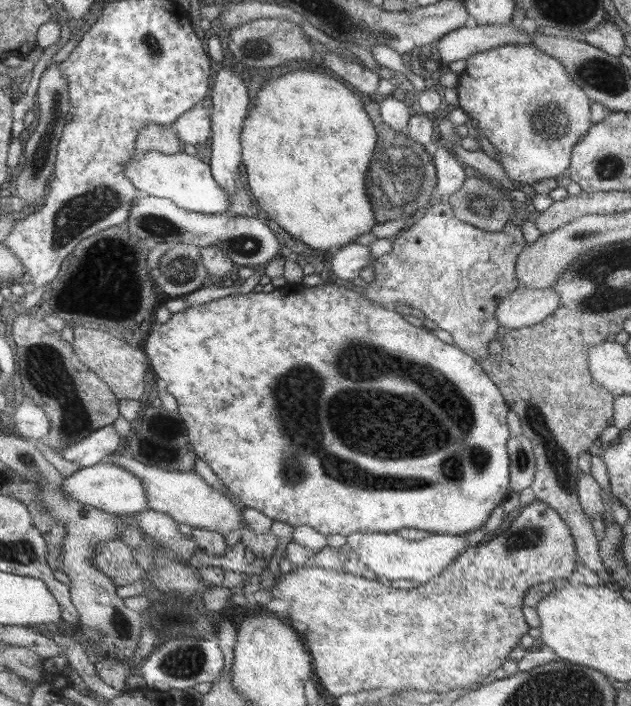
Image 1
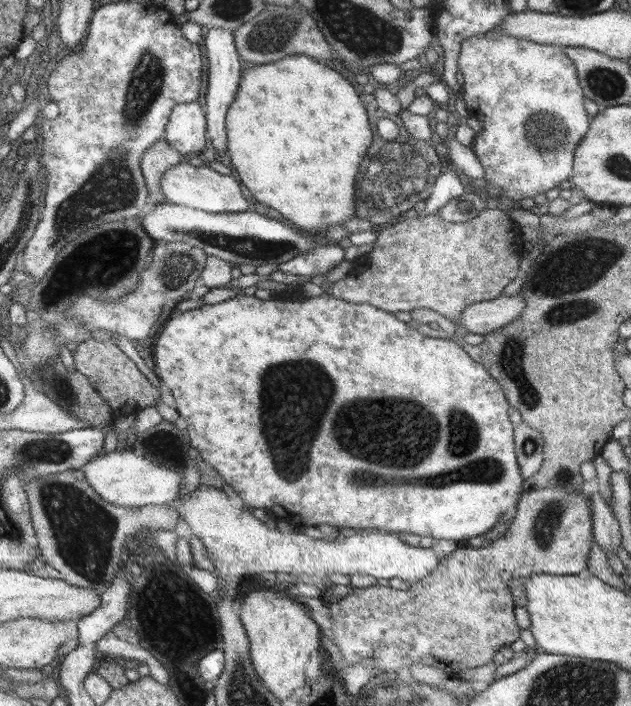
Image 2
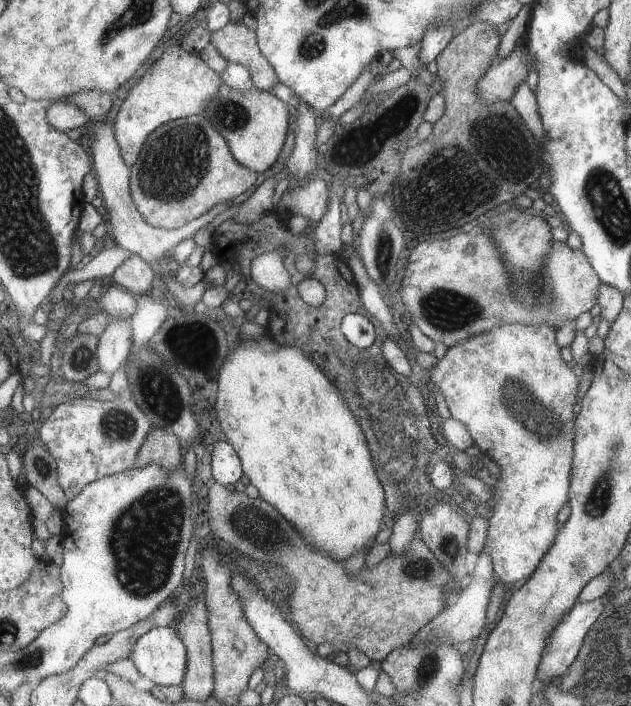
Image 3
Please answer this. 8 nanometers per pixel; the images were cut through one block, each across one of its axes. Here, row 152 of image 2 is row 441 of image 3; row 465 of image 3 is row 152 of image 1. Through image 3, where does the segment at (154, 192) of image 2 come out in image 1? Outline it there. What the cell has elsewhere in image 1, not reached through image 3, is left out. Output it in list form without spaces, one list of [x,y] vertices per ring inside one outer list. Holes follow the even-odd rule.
[[[147,124],[135,136],[134,152],[138,156],[143,156],[147,152],[155,150],[161,154],[177,154],[182,150],[183,142],[179,140],[175,130],[171,125],[157,126],[157,124]]]

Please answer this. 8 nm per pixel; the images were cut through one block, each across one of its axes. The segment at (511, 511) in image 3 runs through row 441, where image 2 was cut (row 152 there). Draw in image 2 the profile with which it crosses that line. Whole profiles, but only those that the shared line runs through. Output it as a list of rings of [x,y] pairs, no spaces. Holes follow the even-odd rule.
[[[501,31],[493,33],[493,35],[491,33],[489,35],[475,35],[466,38],[462,42],[458,60],[456,61],[456,68],[463,77],[460,96],[465,103],[466,110],[468,114],[472,114],[473,117],[481,122],[481,131],[475,133],[472,139],[472,151],[484,170],[483,180],[488,184],[486,190],[494,194],[497,203],[515,207],[522,198],[533,198],[537,194],[545,194],[547,190],[555,188],[559,182],[563,182],[563,180],[567,180],[570,177],[571,158],[574,158],[575,148],[581,142],[583,136],[586,136],[585,132],[587,132],[587,126],[590,126],[590,122],[585,110],[583,110],[583,95],[585,93],[582,88],[579,88],[577,71],[562,47],[511,37],[511,35],[505,35]]]

